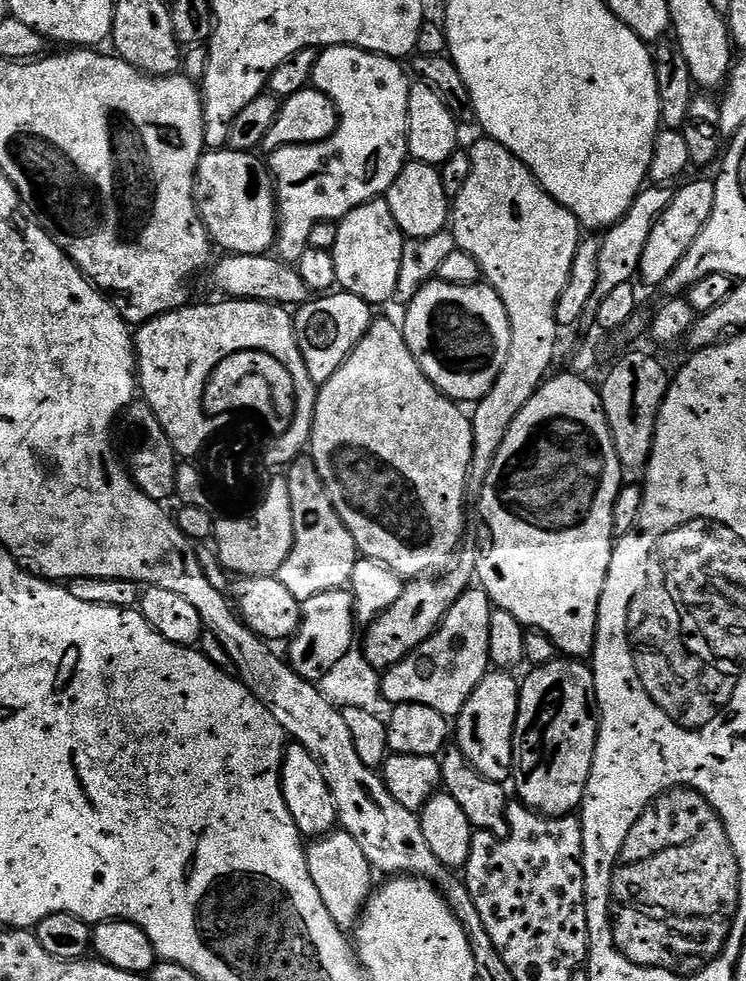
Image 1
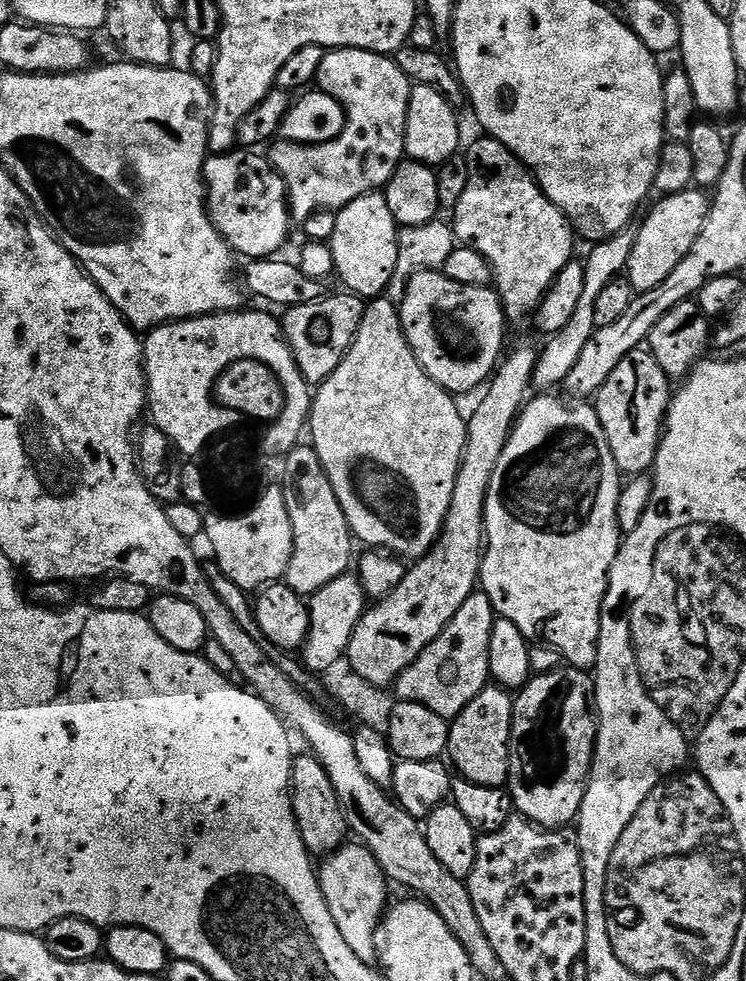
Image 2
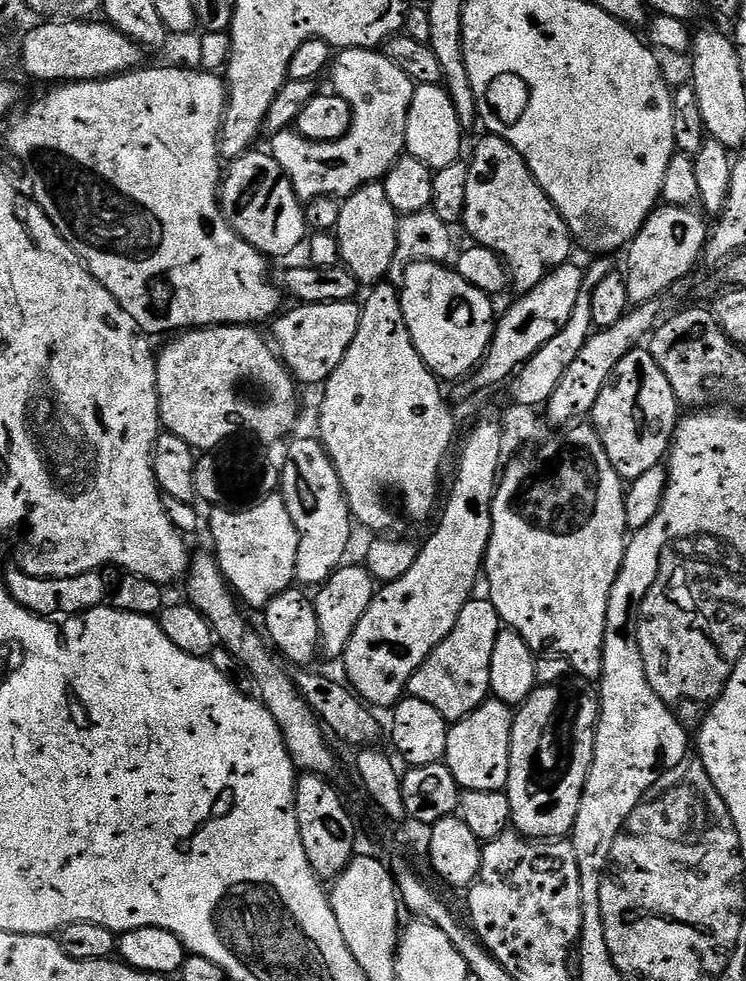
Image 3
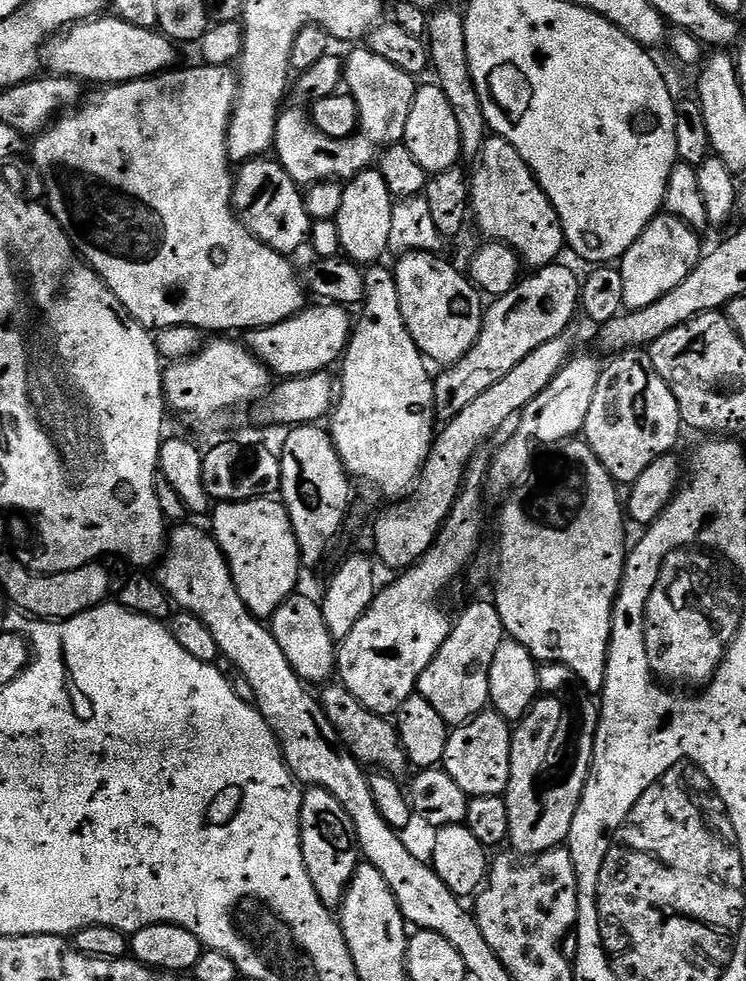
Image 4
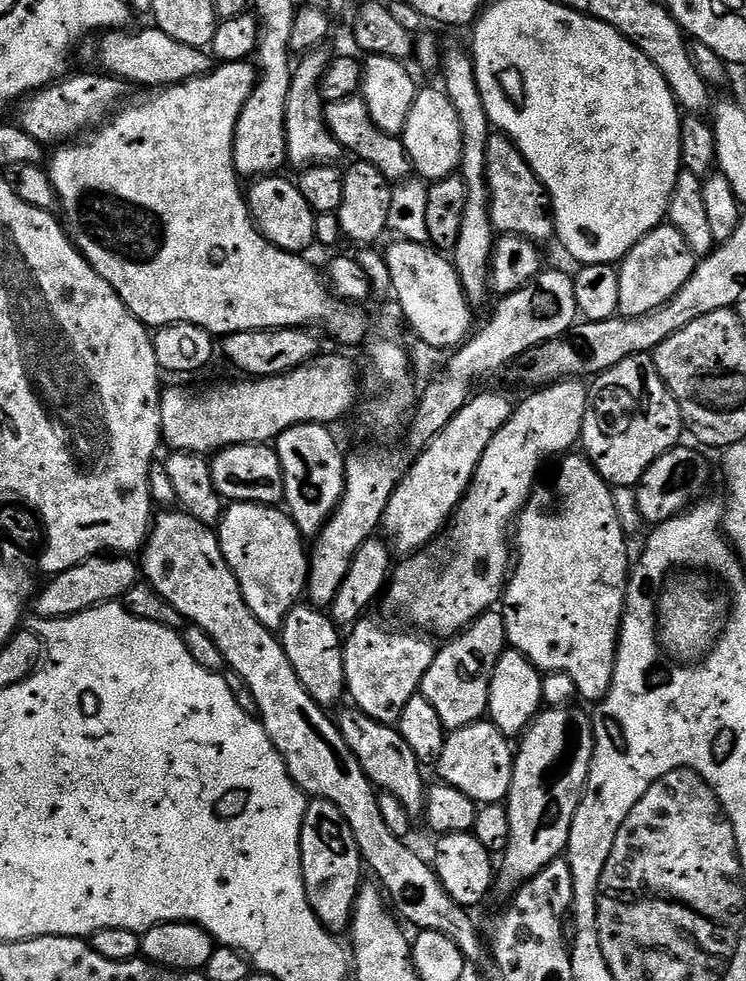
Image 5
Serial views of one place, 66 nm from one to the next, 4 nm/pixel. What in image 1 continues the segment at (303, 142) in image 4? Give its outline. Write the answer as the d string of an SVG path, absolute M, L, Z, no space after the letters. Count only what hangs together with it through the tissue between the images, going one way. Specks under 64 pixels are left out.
M348 45L323 49L316 57L313 87L335 102L339 124L330 139L318 144L295 144L271 153L270 171L276 190L276 242L274 252L285 262L299 260L308 247L310 230L319 224L338 222L350 210L383 197L398 178L408 158L409 73L388 56L376 55Z

